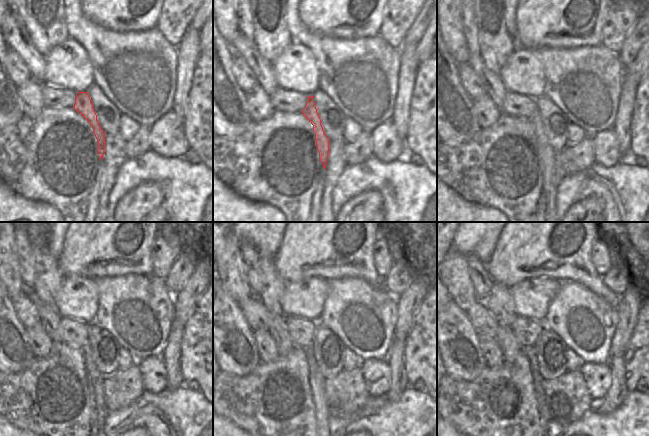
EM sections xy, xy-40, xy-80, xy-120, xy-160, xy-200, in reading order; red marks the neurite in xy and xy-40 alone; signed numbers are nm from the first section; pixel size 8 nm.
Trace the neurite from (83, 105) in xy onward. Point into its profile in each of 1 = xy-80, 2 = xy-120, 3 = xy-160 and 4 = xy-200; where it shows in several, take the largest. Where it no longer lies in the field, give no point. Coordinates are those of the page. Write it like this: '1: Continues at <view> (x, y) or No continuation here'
1: Continues at xy-80 (546, 152)
2: Continues at xy-120 (99, 411)
3: Continues at xy-160 (317, 384)
4: Continues at xy-200 (541, 405).

